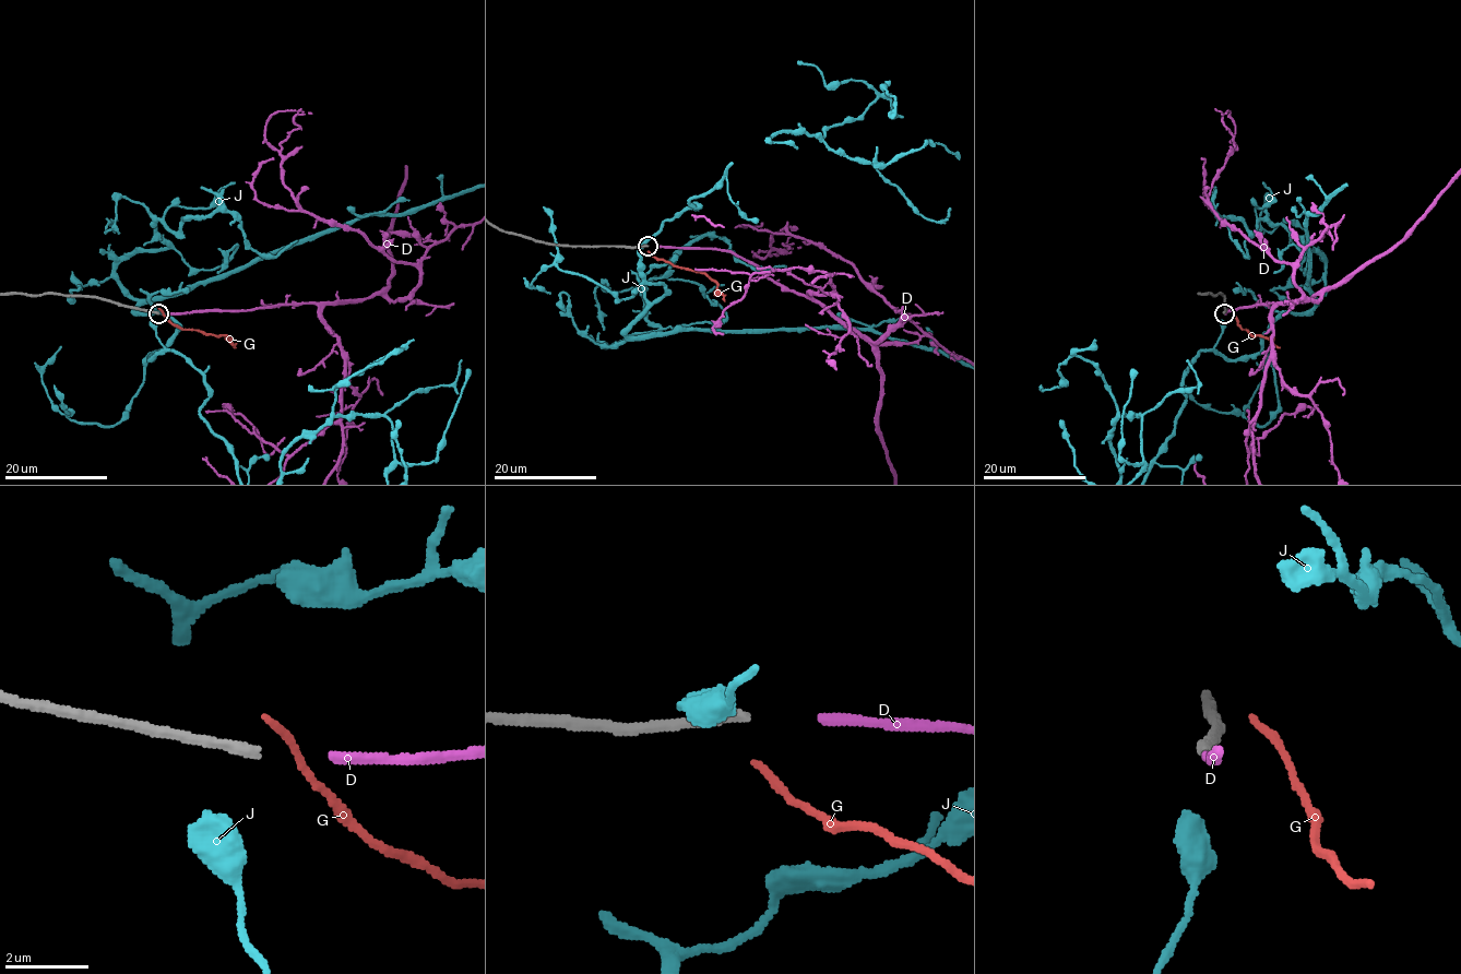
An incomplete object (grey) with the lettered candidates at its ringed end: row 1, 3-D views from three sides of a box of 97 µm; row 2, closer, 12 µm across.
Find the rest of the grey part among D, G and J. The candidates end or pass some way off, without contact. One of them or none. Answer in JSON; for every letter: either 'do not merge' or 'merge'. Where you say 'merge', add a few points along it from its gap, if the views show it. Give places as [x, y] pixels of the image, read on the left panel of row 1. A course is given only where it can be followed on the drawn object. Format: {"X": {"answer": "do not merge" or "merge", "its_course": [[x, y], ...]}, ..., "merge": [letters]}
{"D": {"answer": "merge"}, "G": {"answer": "do not merge"}, "J": {"answer": "do not merge"}, "merge": ["D"]}

